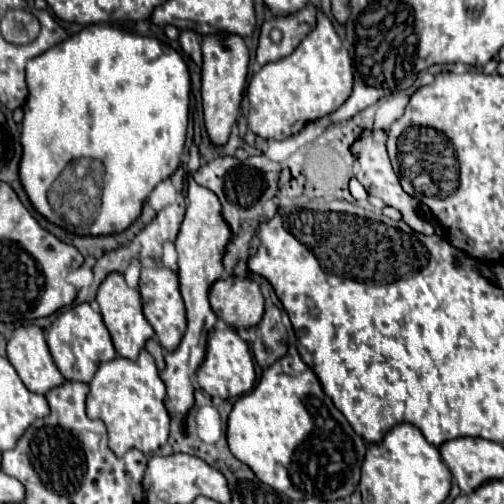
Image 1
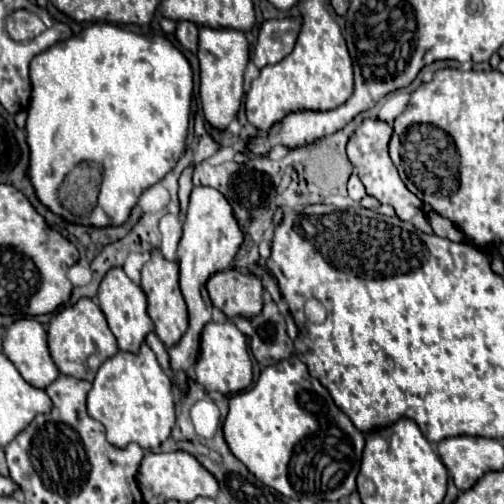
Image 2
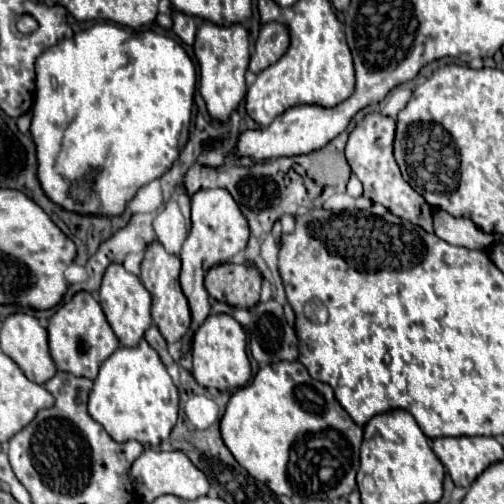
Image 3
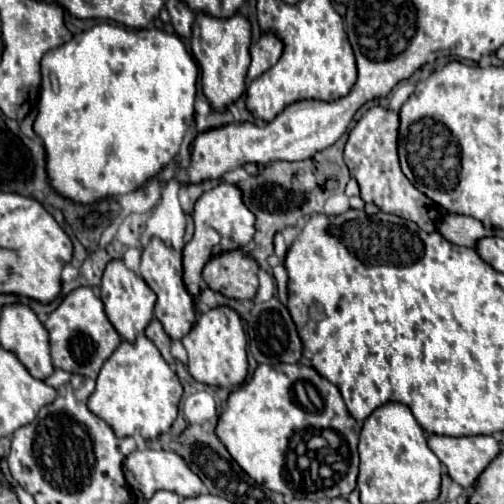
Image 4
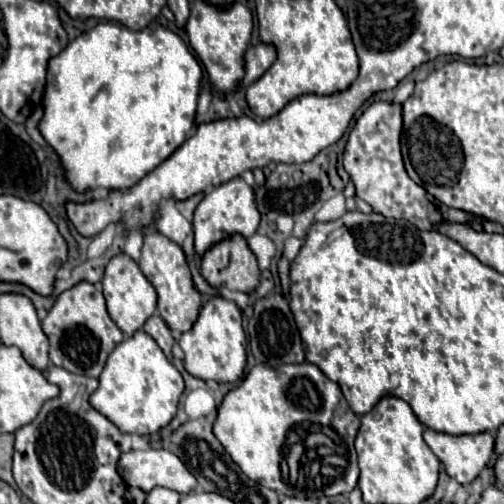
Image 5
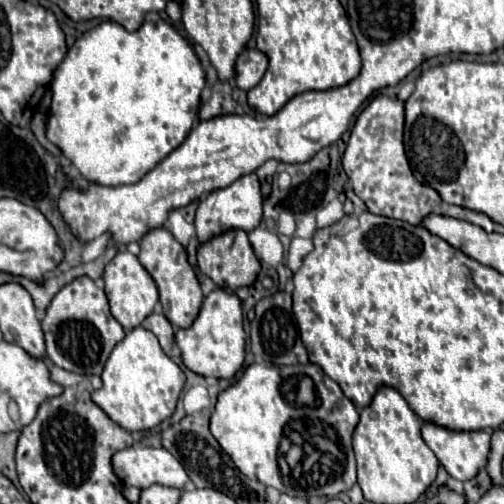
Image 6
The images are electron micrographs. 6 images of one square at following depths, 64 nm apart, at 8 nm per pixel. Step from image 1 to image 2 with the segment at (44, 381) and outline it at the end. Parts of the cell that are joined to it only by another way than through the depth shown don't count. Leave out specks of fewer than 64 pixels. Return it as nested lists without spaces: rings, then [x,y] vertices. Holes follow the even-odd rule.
[[[30,318],[14,320],[6,326],[2,348],[28,384],[46,388],[56,380],[58,368],[50,358],[46,330],[40,322]]]

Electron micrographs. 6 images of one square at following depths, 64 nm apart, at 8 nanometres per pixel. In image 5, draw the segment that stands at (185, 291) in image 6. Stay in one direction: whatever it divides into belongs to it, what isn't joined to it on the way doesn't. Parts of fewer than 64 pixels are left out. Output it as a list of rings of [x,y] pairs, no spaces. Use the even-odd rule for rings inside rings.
[[[152,232],[144,238],[142,256],[140,256],[138,264],[140,264],[140,270],[144,272],[144,276],[152,282],[152,286],[158,292],[158,312],[164,318],[164,322],[170,326],[170,330],[180,334],[180,332],[186,332],[188,328],[192,328],[192,324],[198,318],[200,306],[202,306],[202,298],[194,286],[194,280],[192,280],[192,274],[186,264],[186,256],[184,256],[182,248],[176,242],[172,242],[170,238],[166,238],[164,234]]]

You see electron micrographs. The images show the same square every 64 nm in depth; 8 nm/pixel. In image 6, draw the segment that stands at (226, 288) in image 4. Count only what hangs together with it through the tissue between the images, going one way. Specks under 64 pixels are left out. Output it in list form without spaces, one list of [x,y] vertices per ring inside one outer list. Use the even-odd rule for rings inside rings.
[[[226,230],[218,236],[212,236],[208,242],[202,242],[198,246],[198,268],[214,280],[214,284],[220,284],[224,288],[236,290],[238,286],[248,286],[256,280],[260,272],[260,262],[252,250],[252,244],[248,240],[248,234],[244,230]]]

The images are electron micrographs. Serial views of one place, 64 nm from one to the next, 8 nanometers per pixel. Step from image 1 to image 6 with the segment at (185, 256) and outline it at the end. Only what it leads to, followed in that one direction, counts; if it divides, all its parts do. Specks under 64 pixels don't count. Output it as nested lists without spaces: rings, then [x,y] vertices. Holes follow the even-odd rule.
[[[256,172],[246,174],[242,178],[238,178],[236,182],[232,182],[226,188],[214,190],[208,196],[204,196],[200,200],[200,206],[196,210],[196,232],[198,232],[198,240],[206,242],[208,238],[222,234],[230,228],[242,228],[246,232],[250,232],[252,228],[256,228],[262,220],[262,194],[260,194],[260,178]]]

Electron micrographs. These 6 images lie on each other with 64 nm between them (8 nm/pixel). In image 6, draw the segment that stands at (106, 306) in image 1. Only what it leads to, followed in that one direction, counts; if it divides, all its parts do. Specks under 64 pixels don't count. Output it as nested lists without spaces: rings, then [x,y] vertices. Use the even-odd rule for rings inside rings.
[[[120,250],[104,270],[104,282],[106,282],[106,296],[110,302],[110,312],[112,316],[124,326],[124,330],[132,330],[144,322],[148,314],[152,314],[156,302],[158,302],[158,288],[148,270],[138,262],[138,258],[128,252]]]

